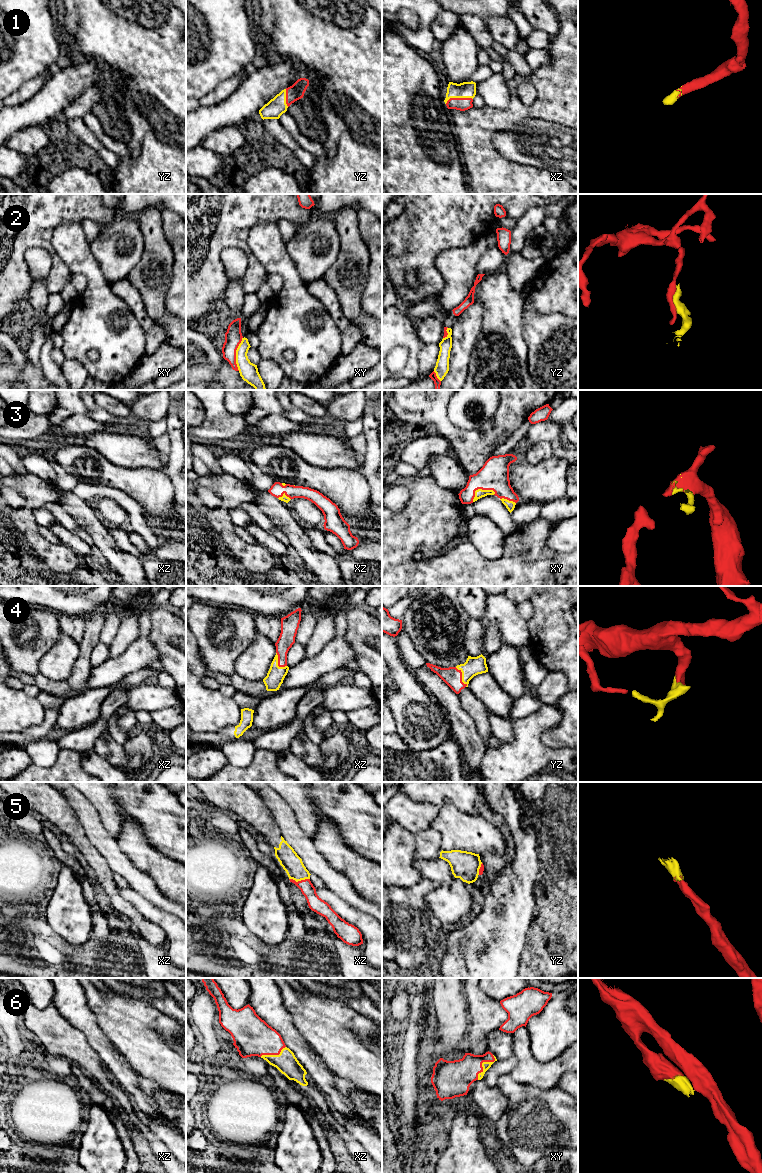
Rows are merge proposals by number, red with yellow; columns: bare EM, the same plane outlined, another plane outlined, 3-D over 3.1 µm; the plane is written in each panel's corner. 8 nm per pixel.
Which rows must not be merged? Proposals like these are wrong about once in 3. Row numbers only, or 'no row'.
2

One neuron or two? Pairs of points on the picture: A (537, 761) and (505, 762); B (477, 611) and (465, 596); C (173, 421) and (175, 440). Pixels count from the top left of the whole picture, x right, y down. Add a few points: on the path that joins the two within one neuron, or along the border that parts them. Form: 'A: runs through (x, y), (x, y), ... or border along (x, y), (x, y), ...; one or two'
A: runs through (529, 761), (513, 762); one
B: runs through (475, 607), (469, 600); one
C: runs through (173, 426), (172, 429), (175, 435); one

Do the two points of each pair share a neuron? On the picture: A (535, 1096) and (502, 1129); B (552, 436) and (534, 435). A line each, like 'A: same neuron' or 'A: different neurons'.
A: same neuron
B: same neuron

